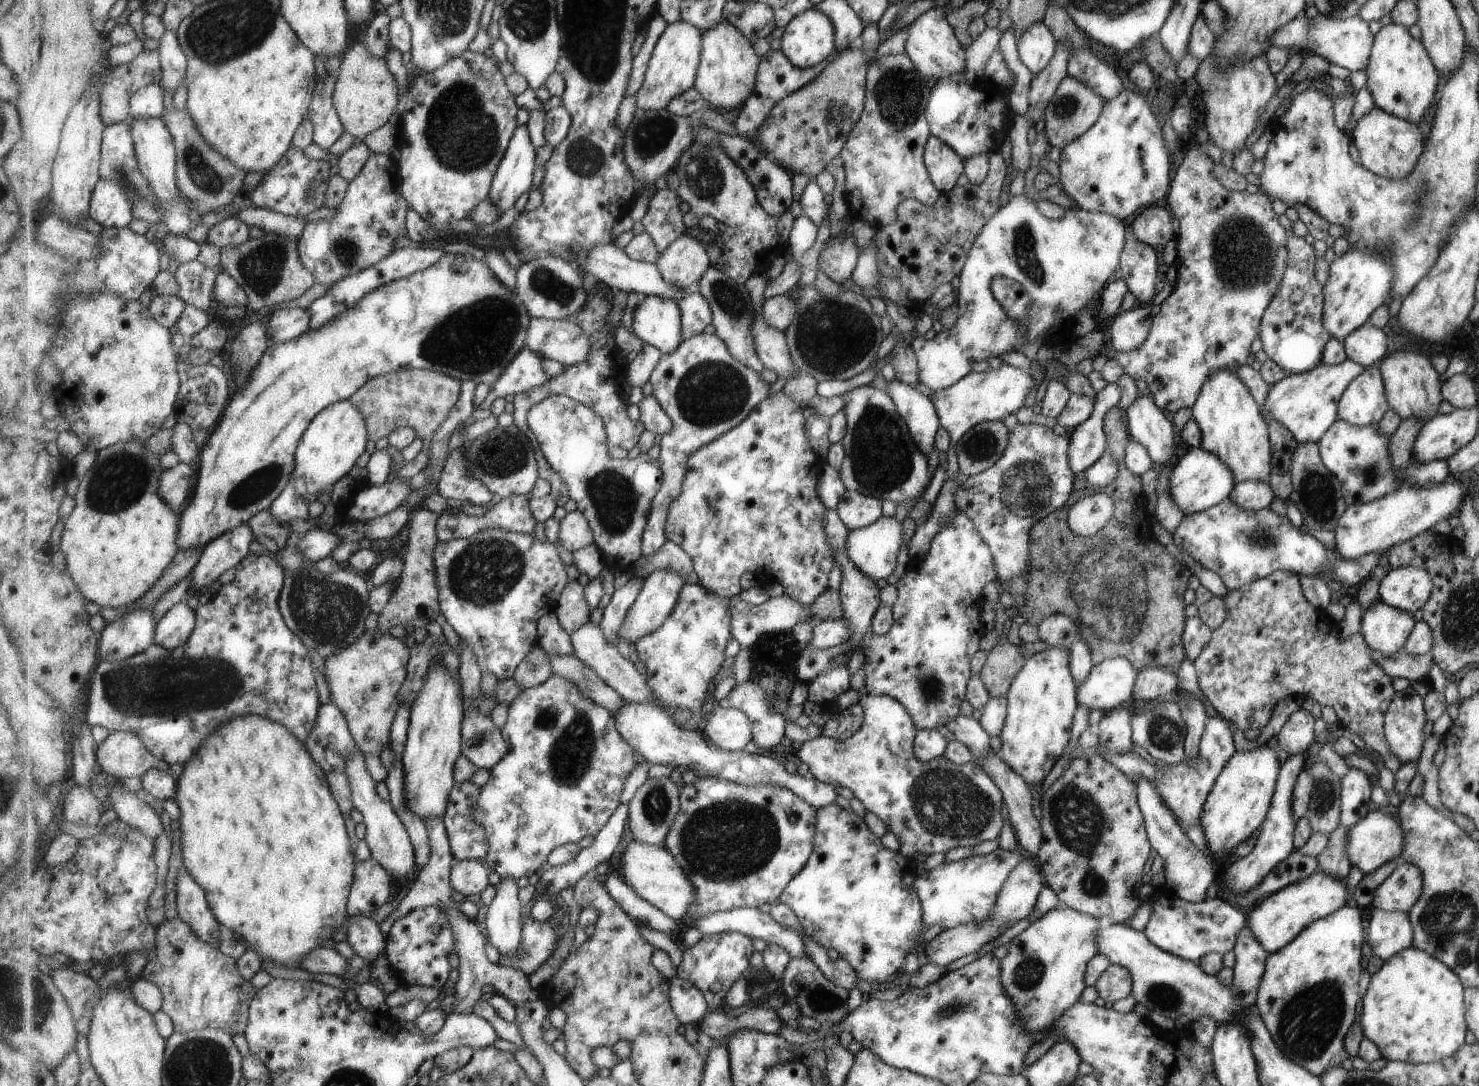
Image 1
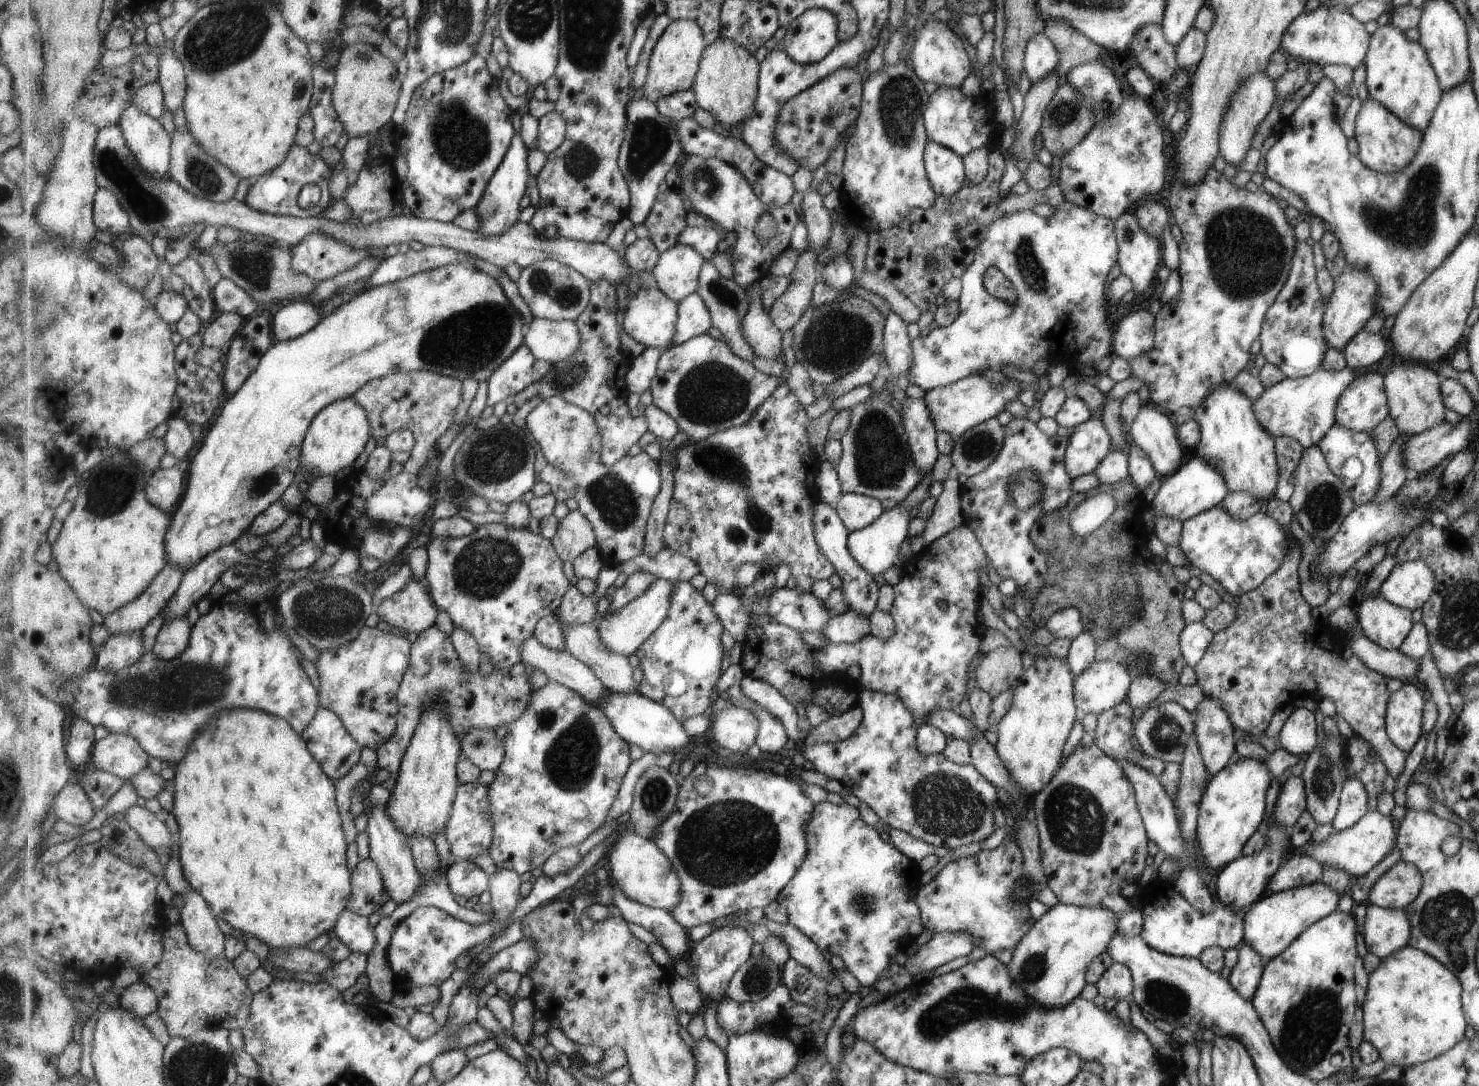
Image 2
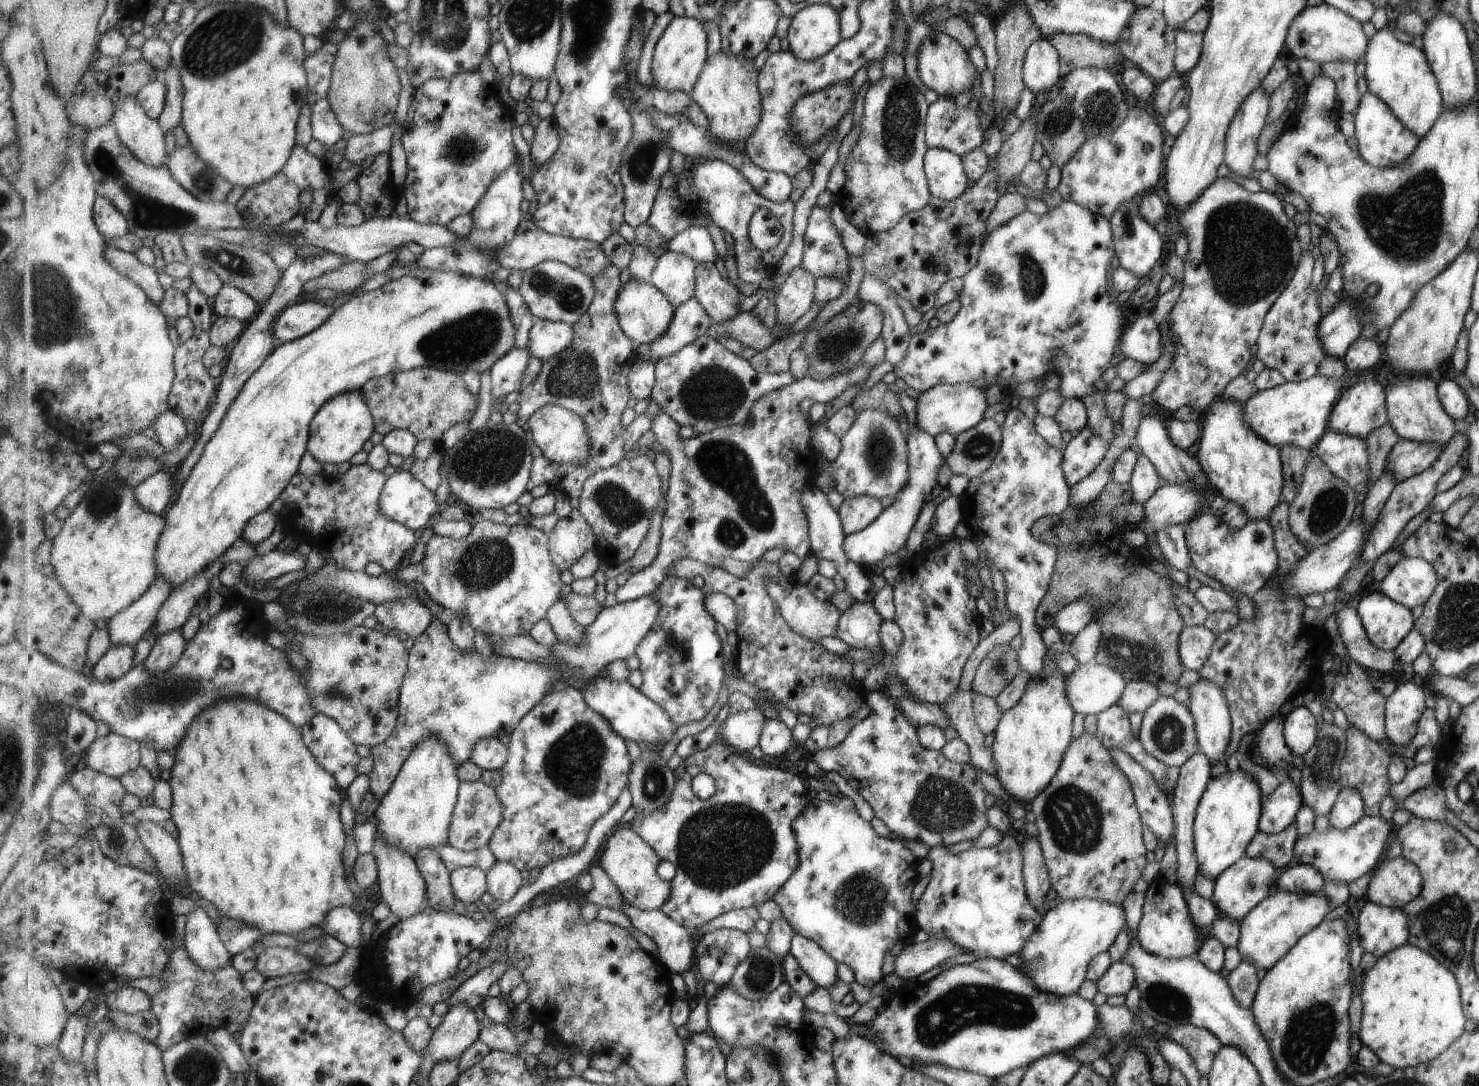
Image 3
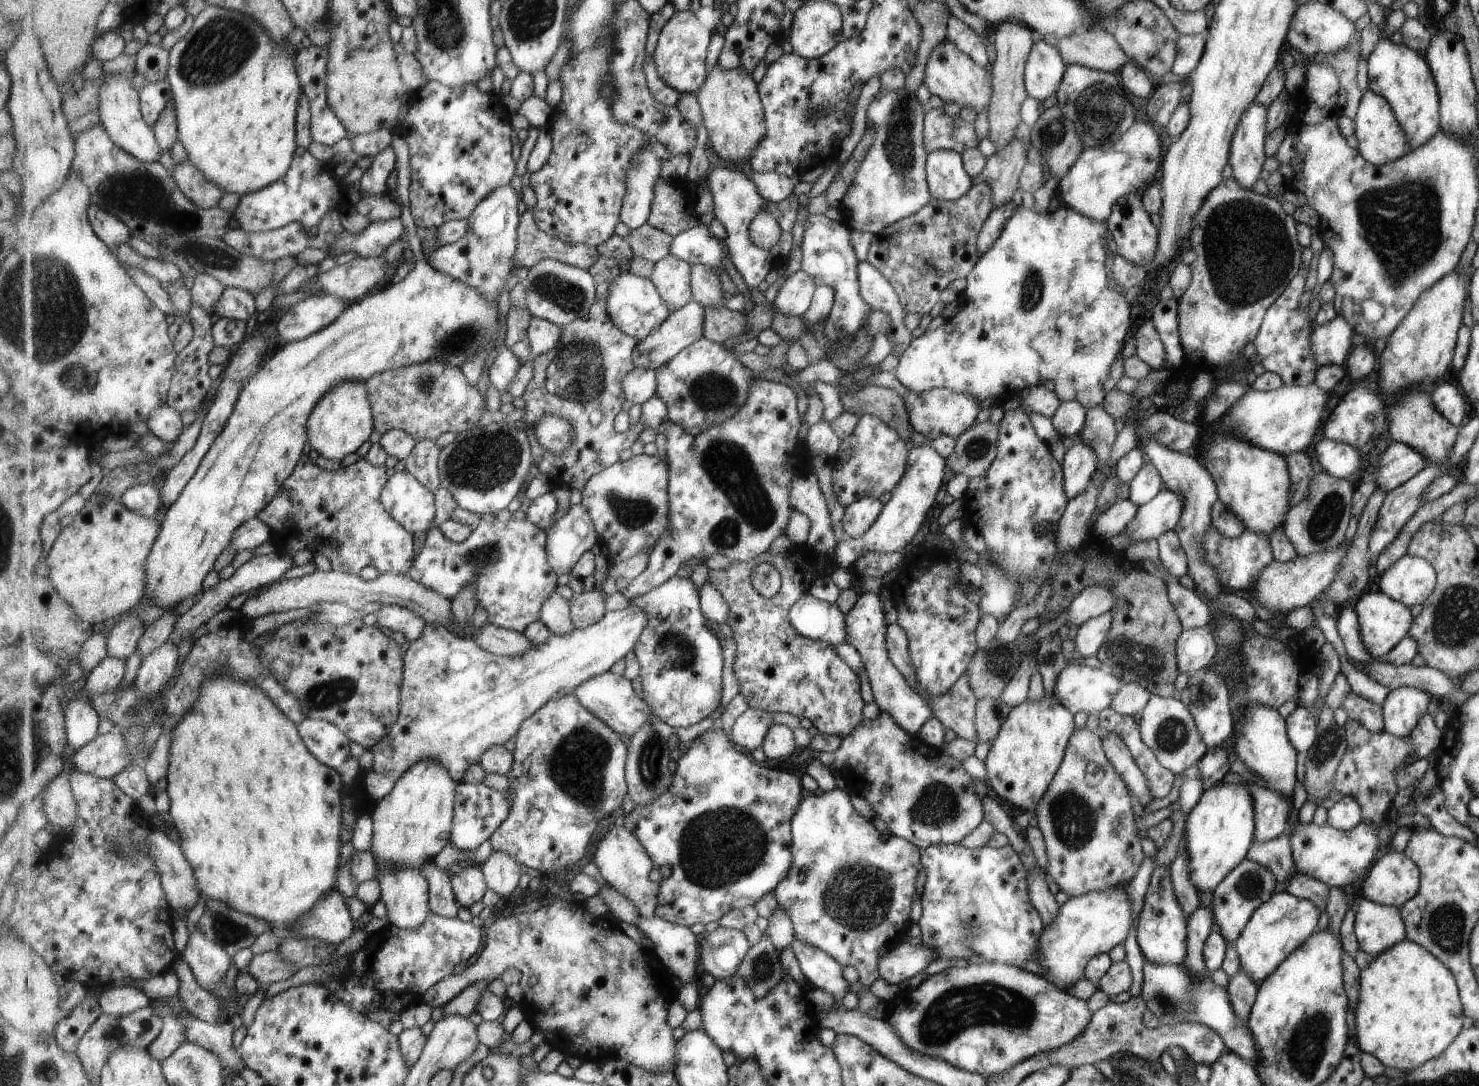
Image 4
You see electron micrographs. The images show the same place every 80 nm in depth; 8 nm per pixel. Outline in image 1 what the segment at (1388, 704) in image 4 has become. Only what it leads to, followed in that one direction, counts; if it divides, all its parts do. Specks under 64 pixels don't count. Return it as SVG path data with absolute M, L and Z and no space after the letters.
M1411 686L1394 694L1386 710L1383 731L1390 746L1390 752L1403 766L1406 763L1417 764L1423 744L1423 700L1413 692Z

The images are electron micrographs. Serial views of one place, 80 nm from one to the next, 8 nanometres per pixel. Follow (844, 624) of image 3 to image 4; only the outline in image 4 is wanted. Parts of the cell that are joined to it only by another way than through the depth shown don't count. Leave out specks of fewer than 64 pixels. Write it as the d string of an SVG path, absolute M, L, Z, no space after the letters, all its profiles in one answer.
M863 591L857 598L857 604L844 616L846 623L846 643L851 645L859 654L862 666L868 676L873 702L880 711L886 712L895 724L902 727L910 734L916 734L925 720L932 716L927 703L904 681L904 676L893 666L889 660L885 631L887 622L883 615L883 603L879 598L879 592Z

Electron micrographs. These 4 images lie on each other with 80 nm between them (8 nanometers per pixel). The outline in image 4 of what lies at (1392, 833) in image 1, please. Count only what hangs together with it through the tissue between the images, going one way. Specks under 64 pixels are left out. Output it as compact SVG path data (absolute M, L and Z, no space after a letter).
M1312 820L1308 823L1295 821L1288 834L1294 871L1305 873L1328 887L1345 889L1345 884L1353 883L1360 874L1365 875L1373 856L1377 858L1377 829L1379 827L1363 822L1348 831L1340 831L1326 822L1316 825Z

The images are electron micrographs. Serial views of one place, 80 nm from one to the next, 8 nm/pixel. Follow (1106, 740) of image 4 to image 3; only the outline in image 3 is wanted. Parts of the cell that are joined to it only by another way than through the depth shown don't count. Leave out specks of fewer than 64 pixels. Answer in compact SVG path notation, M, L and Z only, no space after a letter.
M1111 748L1109 752L1134 788L1136 806L1139 814L1142 814L1143 824L1155 836L1157 842L1163 842L1166 847L1167 843L1173 840L1171 837L1174 816L1170 795L1162 791L1155 782L1154 775L1145 767L1139 766L1134 758L1121 752L1119 748Z

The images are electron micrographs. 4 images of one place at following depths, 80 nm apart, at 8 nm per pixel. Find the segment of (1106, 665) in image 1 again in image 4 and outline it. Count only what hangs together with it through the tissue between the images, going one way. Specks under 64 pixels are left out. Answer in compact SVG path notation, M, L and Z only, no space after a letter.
M1067 663L1057 674L1053 692L1071 713L1096 714L1109 706L1122 683L1103 668Z

